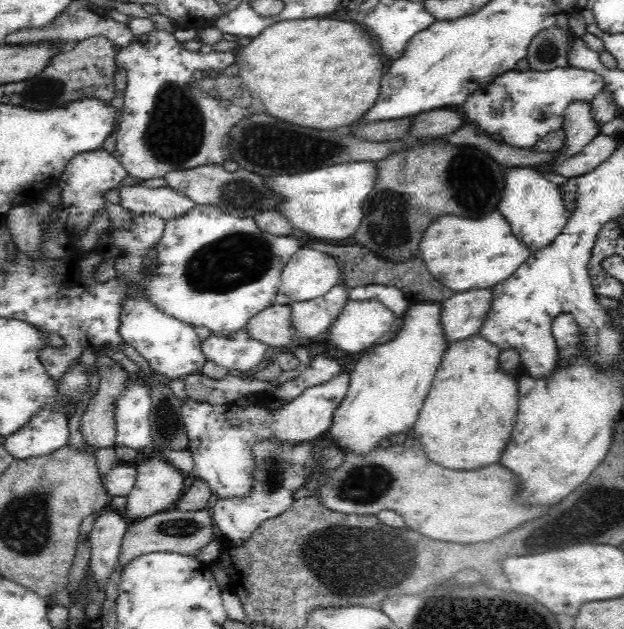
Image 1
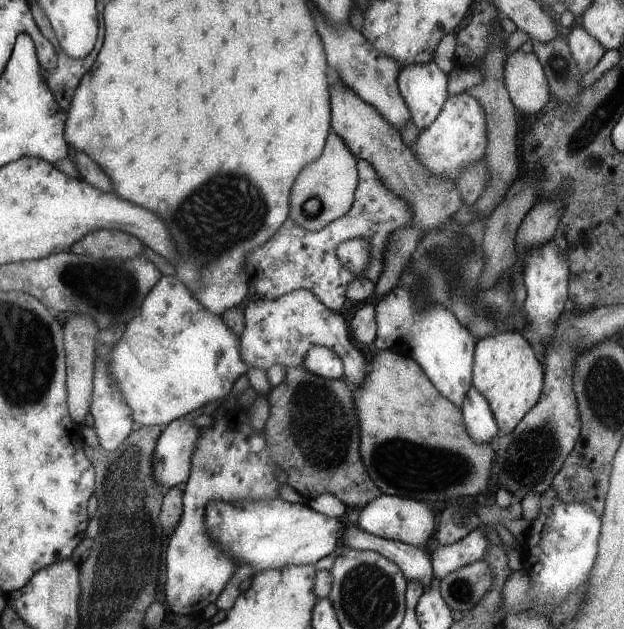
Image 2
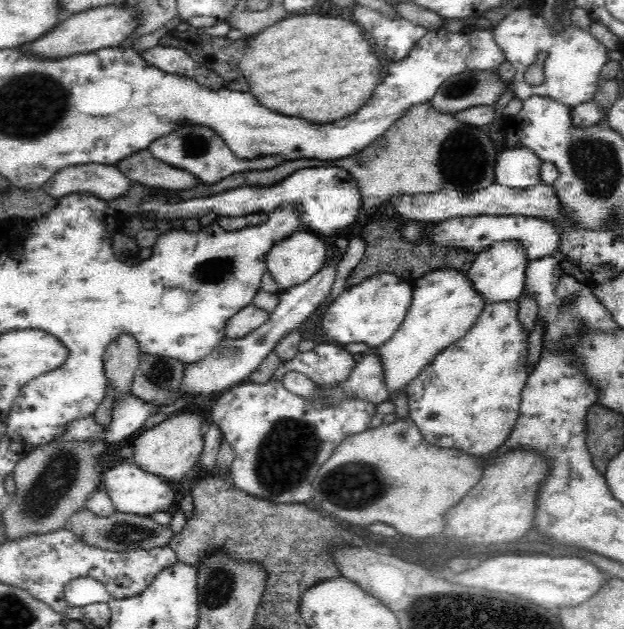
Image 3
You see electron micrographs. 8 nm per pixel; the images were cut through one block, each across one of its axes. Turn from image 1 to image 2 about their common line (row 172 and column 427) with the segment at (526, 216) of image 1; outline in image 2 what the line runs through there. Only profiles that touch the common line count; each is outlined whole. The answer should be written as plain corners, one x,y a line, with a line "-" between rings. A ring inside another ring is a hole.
377,496
375,500
371,500
367,506
361,508
361,514
357,518
357,526
361,530
365,530
367,534
379,536
383,540
393,540
393,542
401,542
413,548
425,548
427,544
433,542
433,512
431,512
431,504
425,502
415,502
415,500
407,500
407,498
399,498
399,496

